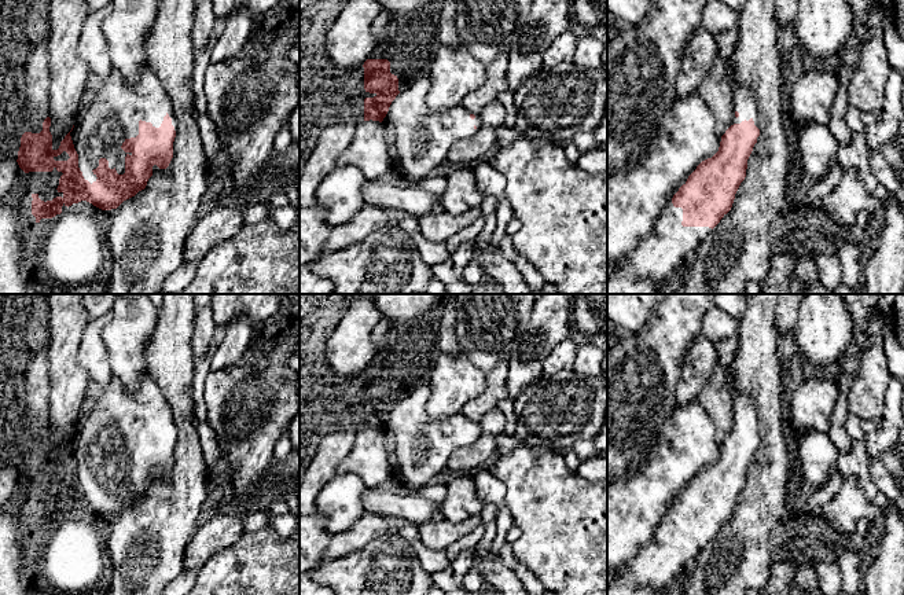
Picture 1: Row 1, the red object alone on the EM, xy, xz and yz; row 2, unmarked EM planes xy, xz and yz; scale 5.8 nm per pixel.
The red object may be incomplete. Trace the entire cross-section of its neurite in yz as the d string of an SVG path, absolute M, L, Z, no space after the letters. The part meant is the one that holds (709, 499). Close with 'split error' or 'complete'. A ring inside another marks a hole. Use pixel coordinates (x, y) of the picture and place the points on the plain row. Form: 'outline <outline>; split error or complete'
outline M734 393L732 433L719 459L688 484L662 518L651 541L607 584L607 595L659 595L731 518L760 444L753 398Z; split error

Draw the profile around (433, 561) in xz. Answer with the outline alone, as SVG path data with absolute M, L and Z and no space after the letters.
M403 521L397 535L411 544L422 568L431 576L451 568L445 550L431 550L422 543L418 525Z

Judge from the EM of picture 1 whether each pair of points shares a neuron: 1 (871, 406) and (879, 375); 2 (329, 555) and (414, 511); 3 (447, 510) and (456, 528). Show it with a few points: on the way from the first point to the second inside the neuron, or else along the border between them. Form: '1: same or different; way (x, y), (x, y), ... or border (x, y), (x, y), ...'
1: same; way (871, 399), (873, 382)
2: same; way (349, 542), (360, 535), (383, 511), (393, 511)
3: different; border (440, 514), (451, 521), (478, 517)

